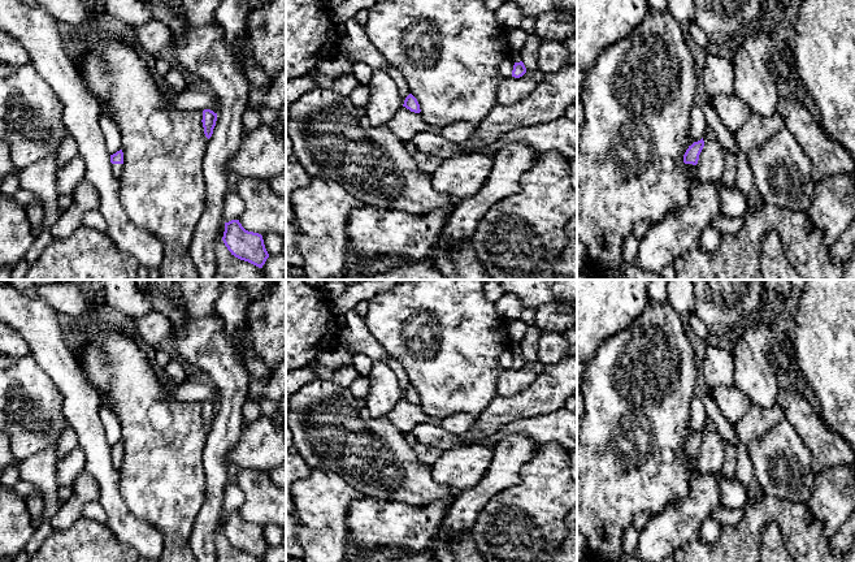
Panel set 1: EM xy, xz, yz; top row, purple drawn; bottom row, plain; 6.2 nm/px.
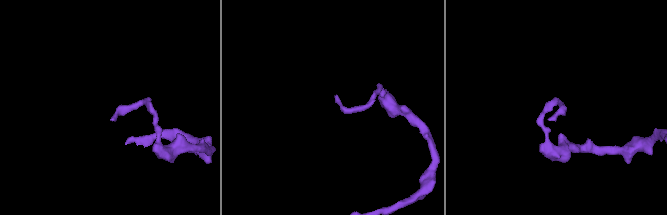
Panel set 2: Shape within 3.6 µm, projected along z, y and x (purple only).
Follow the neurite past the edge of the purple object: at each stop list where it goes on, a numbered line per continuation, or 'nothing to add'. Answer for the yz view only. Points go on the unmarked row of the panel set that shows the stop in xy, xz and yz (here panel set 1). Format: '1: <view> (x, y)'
nothing to add

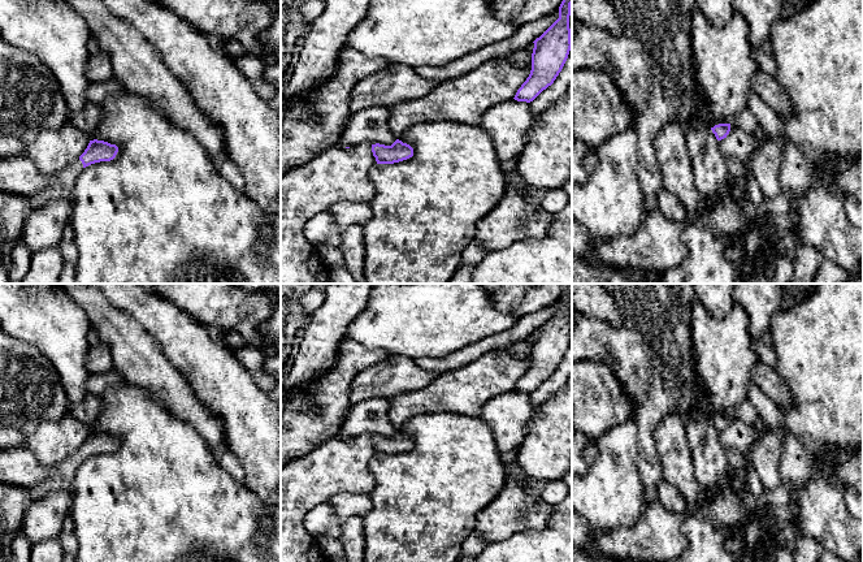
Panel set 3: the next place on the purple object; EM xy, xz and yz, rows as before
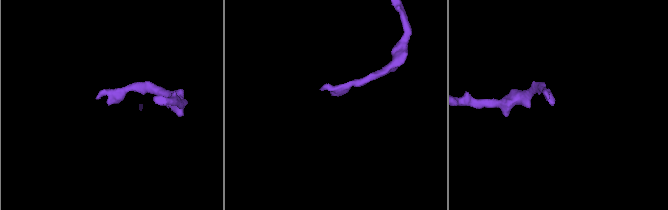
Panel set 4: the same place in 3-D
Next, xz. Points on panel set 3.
nothing to add

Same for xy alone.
1: xy (61, 479)

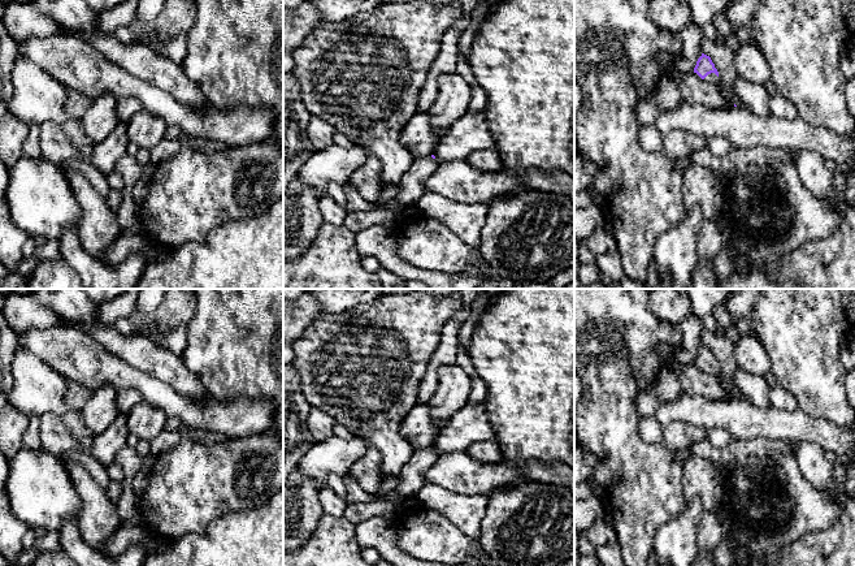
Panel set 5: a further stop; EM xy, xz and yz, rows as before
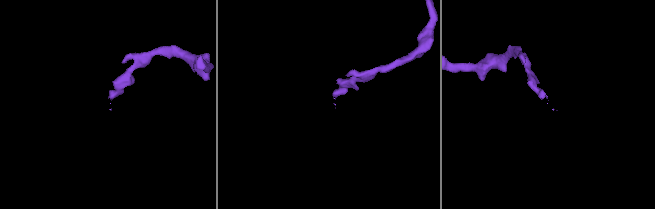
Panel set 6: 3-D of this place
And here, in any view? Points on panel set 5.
1: yz (712, 370)

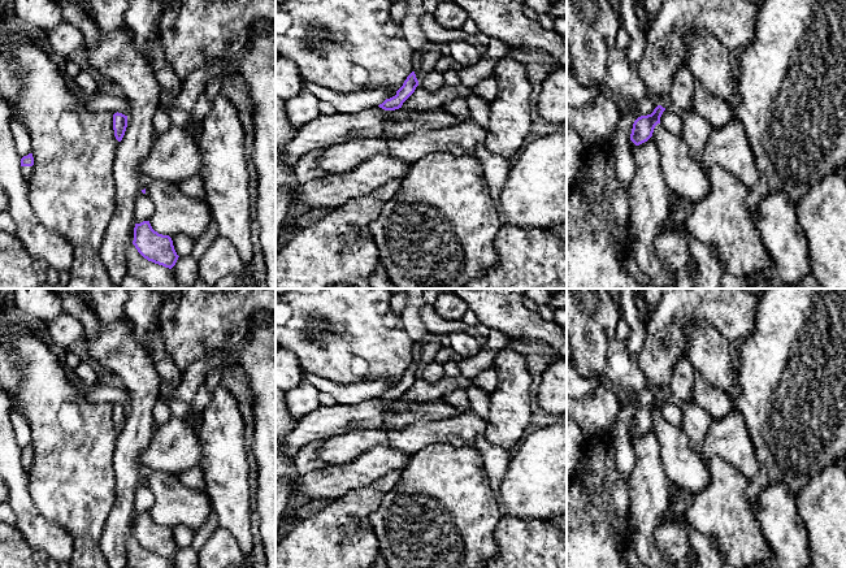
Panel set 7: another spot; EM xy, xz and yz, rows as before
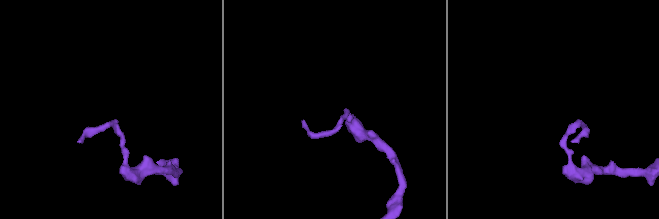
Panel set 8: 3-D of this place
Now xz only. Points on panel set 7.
nothing to add

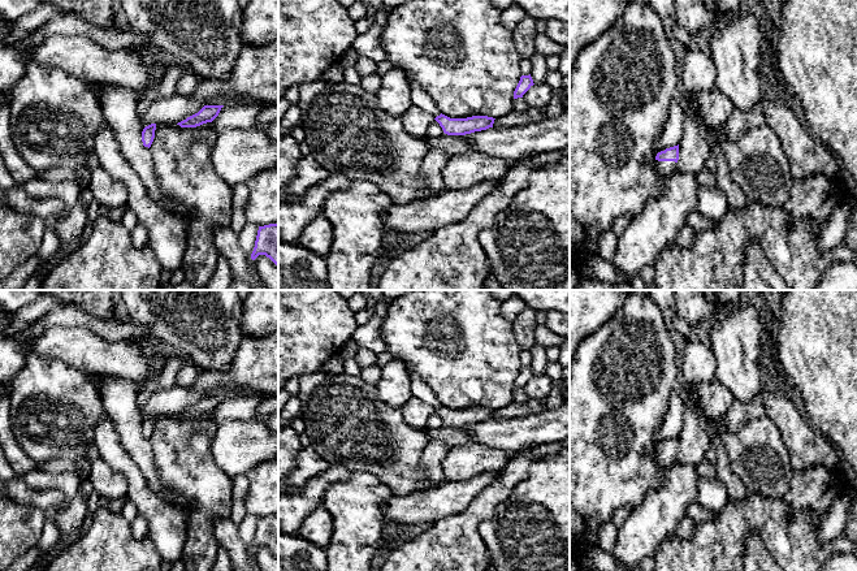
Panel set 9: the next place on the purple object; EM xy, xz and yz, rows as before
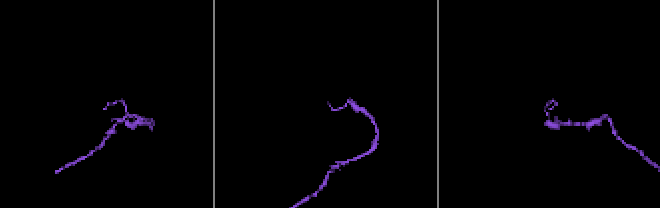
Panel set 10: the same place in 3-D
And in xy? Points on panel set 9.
nothing to add

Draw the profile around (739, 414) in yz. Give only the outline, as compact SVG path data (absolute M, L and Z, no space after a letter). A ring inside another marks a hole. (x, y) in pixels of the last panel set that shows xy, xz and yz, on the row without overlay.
M757 393L748 403L739 401L732 403L730 410L723 415L724 429L730 433L735 433L749 421L761 419L762 416L765 416L763 402L761 393Z

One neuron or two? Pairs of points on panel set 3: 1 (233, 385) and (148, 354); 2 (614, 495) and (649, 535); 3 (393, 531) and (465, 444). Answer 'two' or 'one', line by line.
1: two
2: two
3: one

